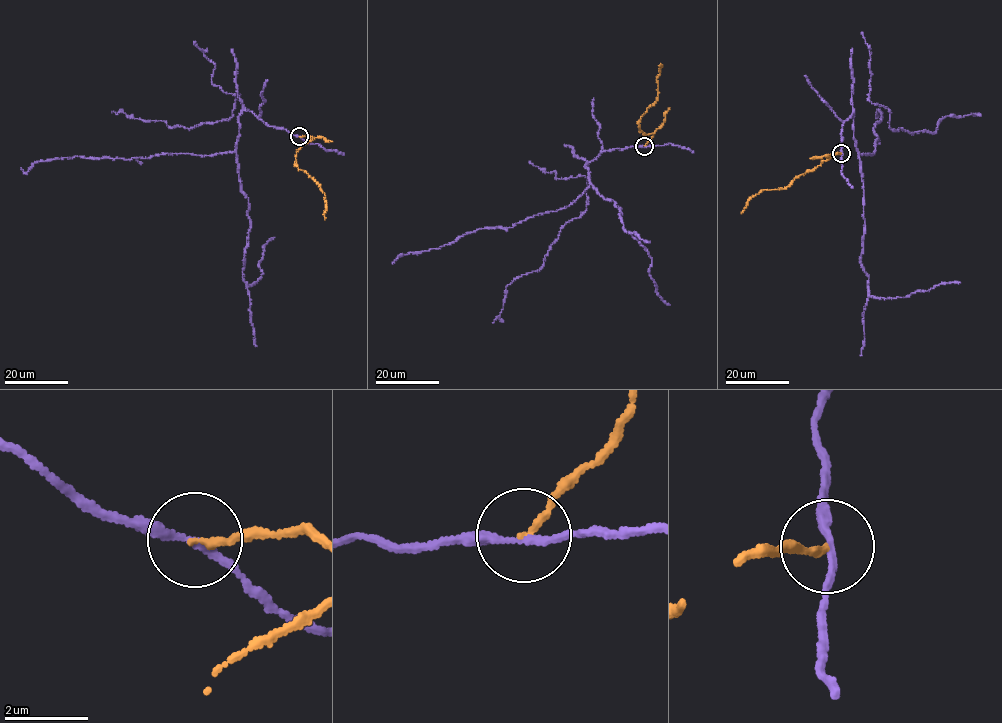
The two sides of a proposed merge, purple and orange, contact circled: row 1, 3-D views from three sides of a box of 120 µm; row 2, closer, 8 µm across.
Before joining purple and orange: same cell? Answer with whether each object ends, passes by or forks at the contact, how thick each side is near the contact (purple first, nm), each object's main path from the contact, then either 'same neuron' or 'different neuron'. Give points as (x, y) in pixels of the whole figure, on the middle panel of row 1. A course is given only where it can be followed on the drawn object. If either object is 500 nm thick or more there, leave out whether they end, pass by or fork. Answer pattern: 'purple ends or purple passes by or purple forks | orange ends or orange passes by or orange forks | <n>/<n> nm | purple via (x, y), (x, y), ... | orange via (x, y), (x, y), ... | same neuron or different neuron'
purple passes by | orange ends | 160/140 nm | purple via (644, 146), (605, 150), (585, 166), (597, 192), (619, 207), (623, 228), (650, 257), (656, 293), (669, 305) | orange via (644, 146), (654, 133), (645, 135), (639, 131), (638, 121), (658, 97), (657, 76), (661, 64) | different neuron

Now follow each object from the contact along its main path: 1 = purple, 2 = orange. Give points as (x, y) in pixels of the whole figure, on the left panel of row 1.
1: (299, 136), (249, 110), (239, 116), (238, 172), (250, 220), (247, 286), (262, 274), (263, 246), (274, 237)
2: (299, 136), (312, 138), (297, 151), (295, 164), (319, 184), (325, 195), (325, 219)

